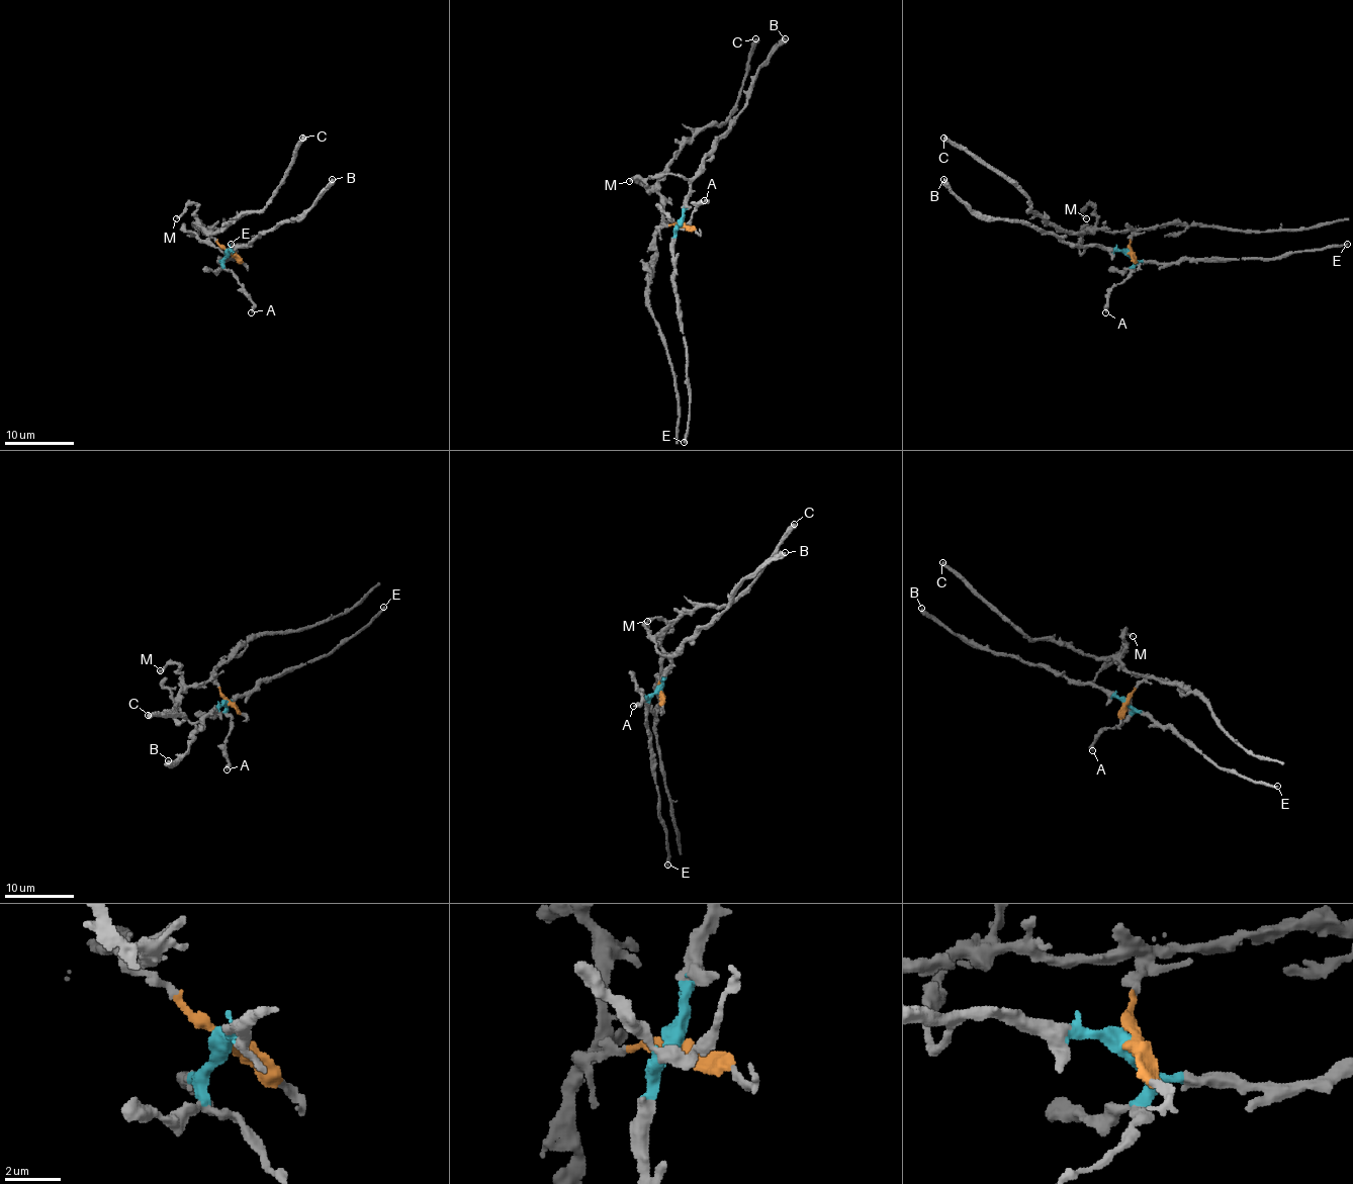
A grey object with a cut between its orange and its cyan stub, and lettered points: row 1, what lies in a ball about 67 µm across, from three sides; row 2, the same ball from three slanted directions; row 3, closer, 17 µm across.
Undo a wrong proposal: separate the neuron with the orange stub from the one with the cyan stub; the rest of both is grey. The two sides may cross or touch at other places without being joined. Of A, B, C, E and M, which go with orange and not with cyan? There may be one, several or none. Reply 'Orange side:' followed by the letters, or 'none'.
Orange side: C, M

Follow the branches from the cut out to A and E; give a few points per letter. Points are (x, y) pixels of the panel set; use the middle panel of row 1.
A: (682, 224), (675, 228), (685, 224), (704, 200)
E: (682, 224), (674, 232), (674, 277), (675, 311), (687, 348), (689, 425), (683, 442)

